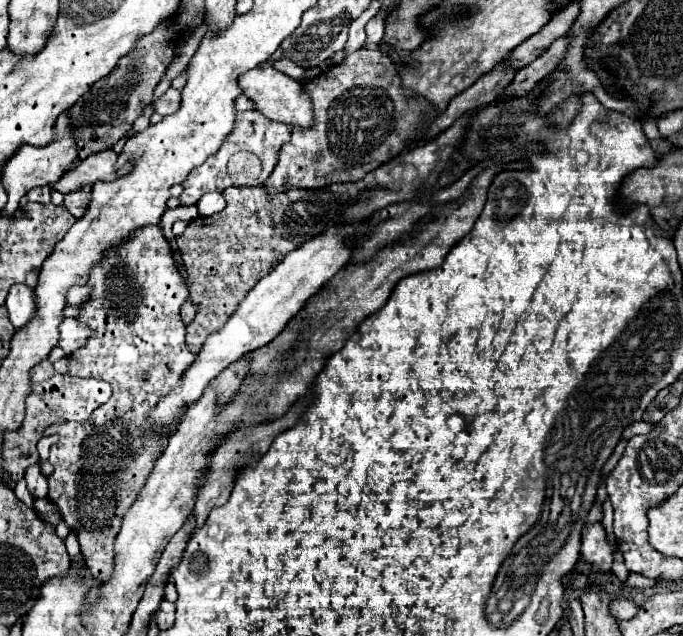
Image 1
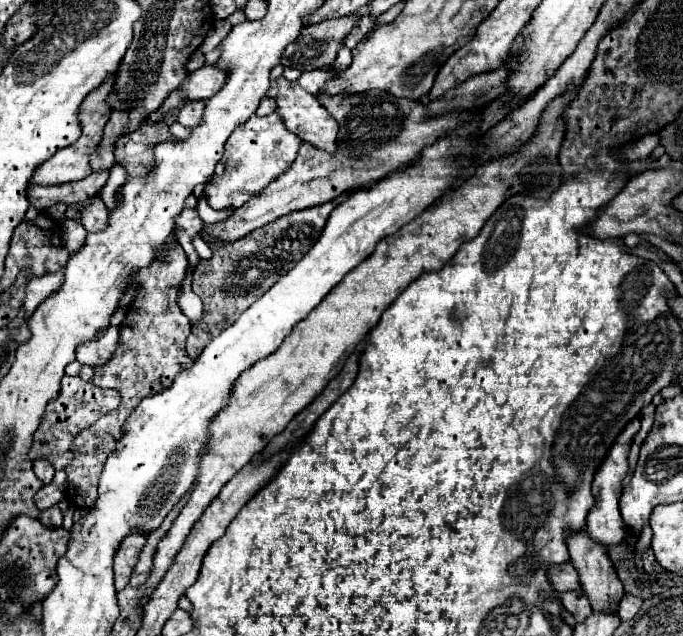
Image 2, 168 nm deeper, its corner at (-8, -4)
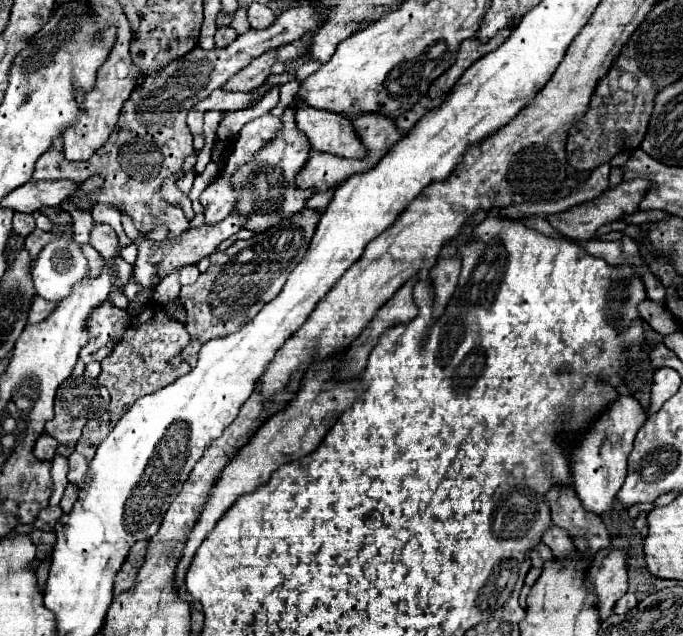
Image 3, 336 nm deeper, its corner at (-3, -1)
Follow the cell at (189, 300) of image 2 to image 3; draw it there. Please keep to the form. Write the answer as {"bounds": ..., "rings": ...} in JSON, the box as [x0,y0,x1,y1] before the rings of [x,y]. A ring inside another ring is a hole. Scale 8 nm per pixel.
{"bounds":[161,172,195,220],"rings":[[[177,172],[177,174],[169,176],[169,178],[163,182],[163,186],[161,186],[161,196],[163,196],[163,200],[171,202],[173,206],[179,206],[179,208],[185,212],[185,216],[191,220],[191,218],[195,216],[195,212],[193,212],[193,208],[191,208],[191,200],[177,188],[177,180],[179,180],[181,176],[183,176],[183,172]]]}

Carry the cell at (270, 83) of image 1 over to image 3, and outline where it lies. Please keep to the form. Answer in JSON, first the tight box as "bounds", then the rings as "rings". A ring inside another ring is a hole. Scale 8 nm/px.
{"bounds":[295,102,367,160],"rings":[[[303,102],[299,104],[301,106],[295,110],[297,126],[307,134],[315,150],[357,160],[363,160],[367,156],[367,148],[361,146],[363,142],[353,130],[349,118],[325,110],[315,110]]]}

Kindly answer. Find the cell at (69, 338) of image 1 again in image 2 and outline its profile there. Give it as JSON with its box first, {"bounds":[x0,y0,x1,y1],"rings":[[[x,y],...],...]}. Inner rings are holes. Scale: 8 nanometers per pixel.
{"bounds":[76,327,118,365],"rings":[[[106,327],[98,333],[96,339],[90,339],[76,349],[76,359],[82,365],[104,365],[118,345],[118,327]]]}

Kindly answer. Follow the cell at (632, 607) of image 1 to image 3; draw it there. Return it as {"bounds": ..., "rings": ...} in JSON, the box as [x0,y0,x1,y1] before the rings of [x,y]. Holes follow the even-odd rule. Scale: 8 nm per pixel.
{"bounds":[615,594,637,614],"rings":[[[625,594],[621,600],[617,600],[617,604],[615,604],[615,614],[625,614],[625,612],[629,612],[631,608],[635,608],[637,606],[637,600],[635,600],[635,596],[633,594]]]}

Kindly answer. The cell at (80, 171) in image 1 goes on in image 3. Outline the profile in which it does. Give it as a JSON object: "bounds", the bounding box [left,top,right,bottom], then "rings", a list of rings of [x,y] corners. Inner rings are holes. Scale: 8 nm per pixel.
{"bounds":[1,180,77,214],"rings":[[[29,180],[25,186],[19,186],[11,194],[7,194],[7,198],[1,200],[1,206],[9,208],[13,212],[33,214],[45,206],[57,208],[75,190],[77,190],[77,186],[69,180],[61,180],[61,182]]]}

